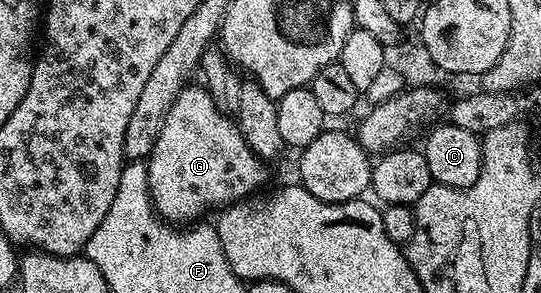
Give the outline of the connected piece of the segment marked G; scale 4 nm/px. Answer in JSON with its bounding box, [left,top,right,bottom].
[145,84,265,224]

